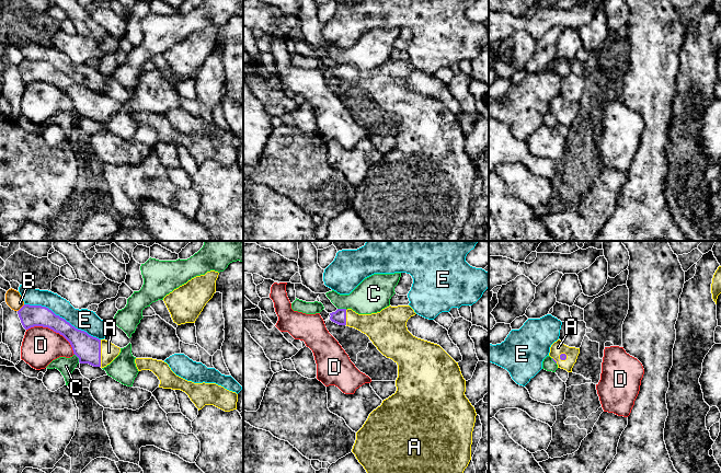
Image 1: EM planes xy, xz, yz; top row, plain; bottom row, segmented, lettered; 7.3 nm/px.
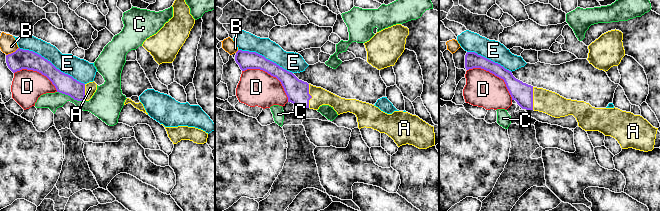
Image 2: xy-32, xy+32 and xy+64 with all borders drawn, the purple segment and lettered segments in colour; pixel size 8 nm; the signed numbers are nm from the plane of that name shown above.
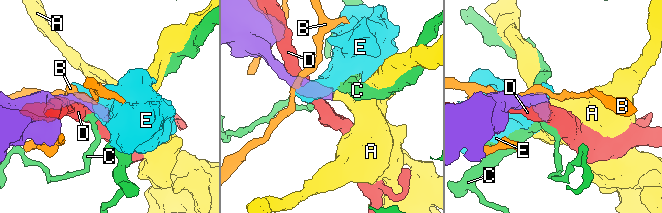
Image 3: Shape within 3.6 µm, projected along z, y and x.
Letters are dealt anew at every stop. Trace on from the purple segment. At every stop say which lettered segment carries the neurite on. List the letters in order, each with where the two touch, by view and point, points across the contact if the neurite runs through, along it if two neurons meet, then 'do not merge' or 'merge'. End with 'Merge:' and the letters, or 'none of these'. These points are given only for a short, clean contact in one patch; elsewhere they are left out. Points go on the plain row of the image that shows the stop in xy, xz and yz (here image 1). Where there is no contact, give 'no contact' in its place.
A: contact xy (100, 107); merge
B: contact xy (21, 62); do not merge
C: contact xz (342, 64); border xz (338, 62), (346, 64); do not merge
D: contact xy (54, 85); do not merge
E: contact xy (61, 72); do not merge
Merge: A

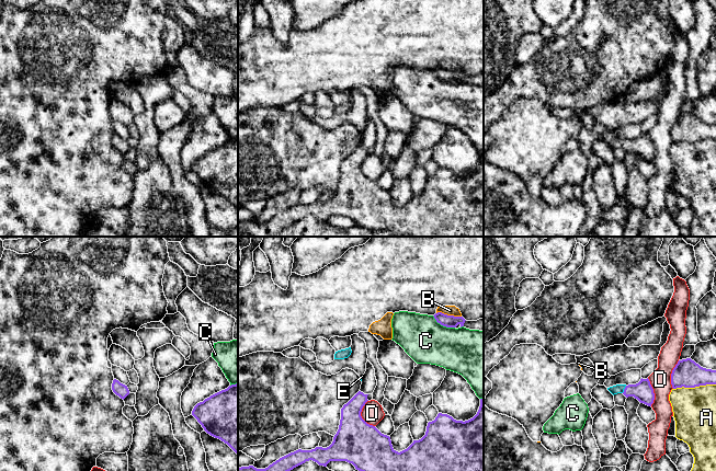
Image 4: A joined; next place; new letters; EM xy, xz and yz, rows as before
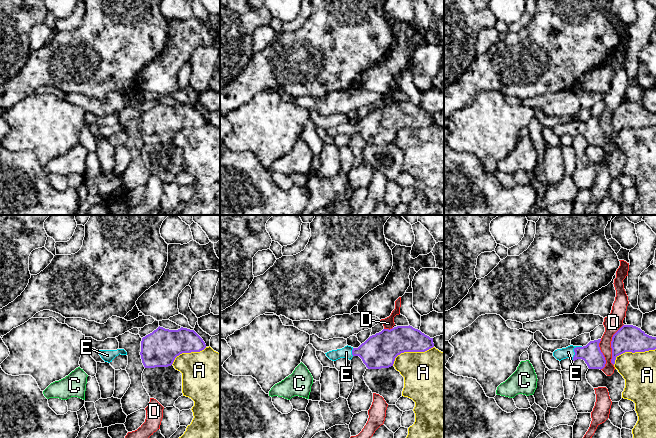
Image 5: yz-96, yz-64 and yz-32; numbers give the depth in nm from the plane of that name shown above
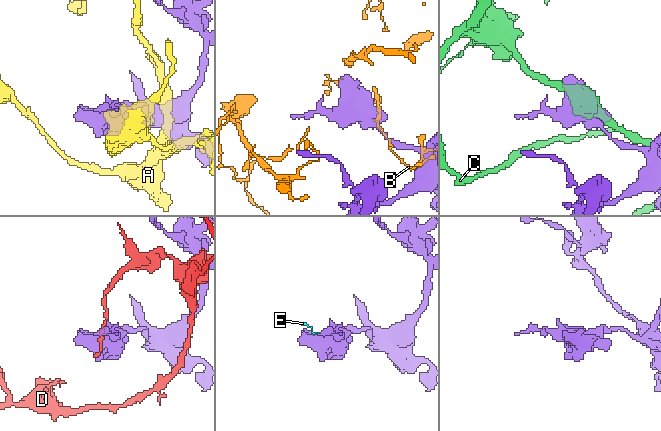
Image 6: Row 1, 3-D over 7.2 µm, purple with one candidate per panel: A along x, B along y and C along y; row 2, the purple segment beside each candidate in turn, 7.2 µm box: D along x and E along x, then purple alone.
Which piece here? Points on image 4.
A: contact yz (694, 141); do not merge
B: contact xz (449, 70); do not merge
C: contact xz (443, 80); do not merge
D: contact xz (360, 170); border xz (367, 154), (362, 163), (361, 171), (374, 181); do not merge
E: contact yz (624, 144); do not merge
Merge: none of these

